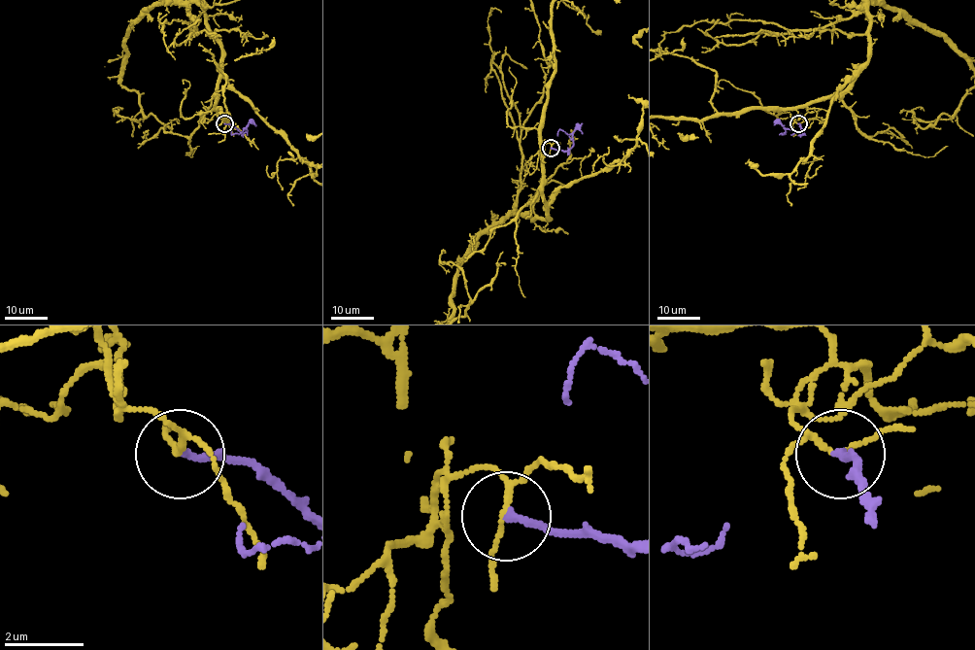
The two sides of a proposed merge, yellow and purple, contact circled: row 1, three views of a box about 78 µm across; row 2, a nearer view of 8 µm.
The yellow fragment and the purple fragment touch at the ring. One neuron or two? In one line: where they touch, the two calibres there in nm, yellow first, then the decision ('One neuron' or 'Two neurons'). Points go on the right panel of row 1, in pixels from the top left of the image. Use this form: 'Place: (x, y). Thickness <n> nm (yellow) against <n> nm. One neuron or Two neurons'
Place: (798, 123). Thickness 90 nm (yellow) against 190 nm. Two neurons

